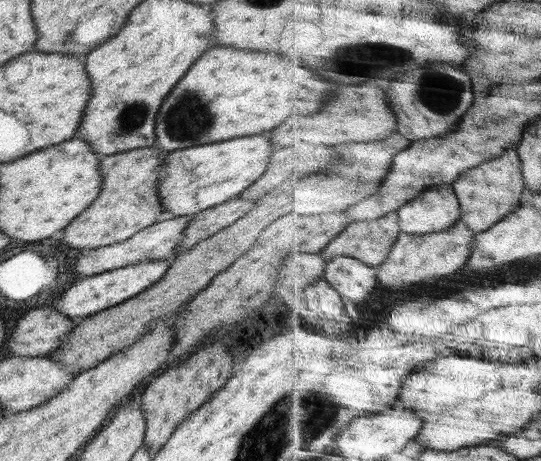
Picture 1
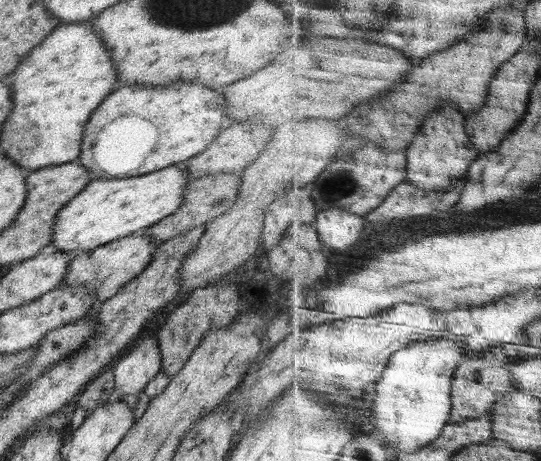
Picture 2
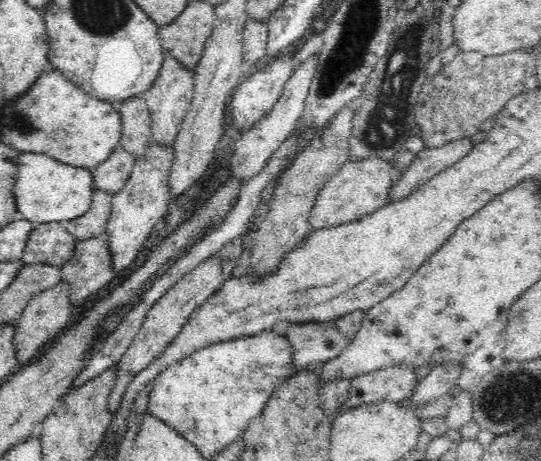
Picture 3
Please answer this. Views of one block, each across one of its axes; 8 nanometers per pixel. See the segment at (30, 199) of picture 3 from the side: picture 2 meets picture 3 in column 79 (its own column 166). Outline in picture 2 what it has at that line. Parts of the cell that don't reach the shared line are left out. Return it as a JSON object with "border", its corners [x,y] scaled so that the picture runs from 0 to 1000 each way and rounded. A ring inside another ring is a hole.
{"border":[[[335,356],[229,388],[170,390],[107,460],[96,529],[139,555],[139,544],[163,544],[207,521],[262,505],[336,447],[340,416],[353,390],[351,375]]]}

